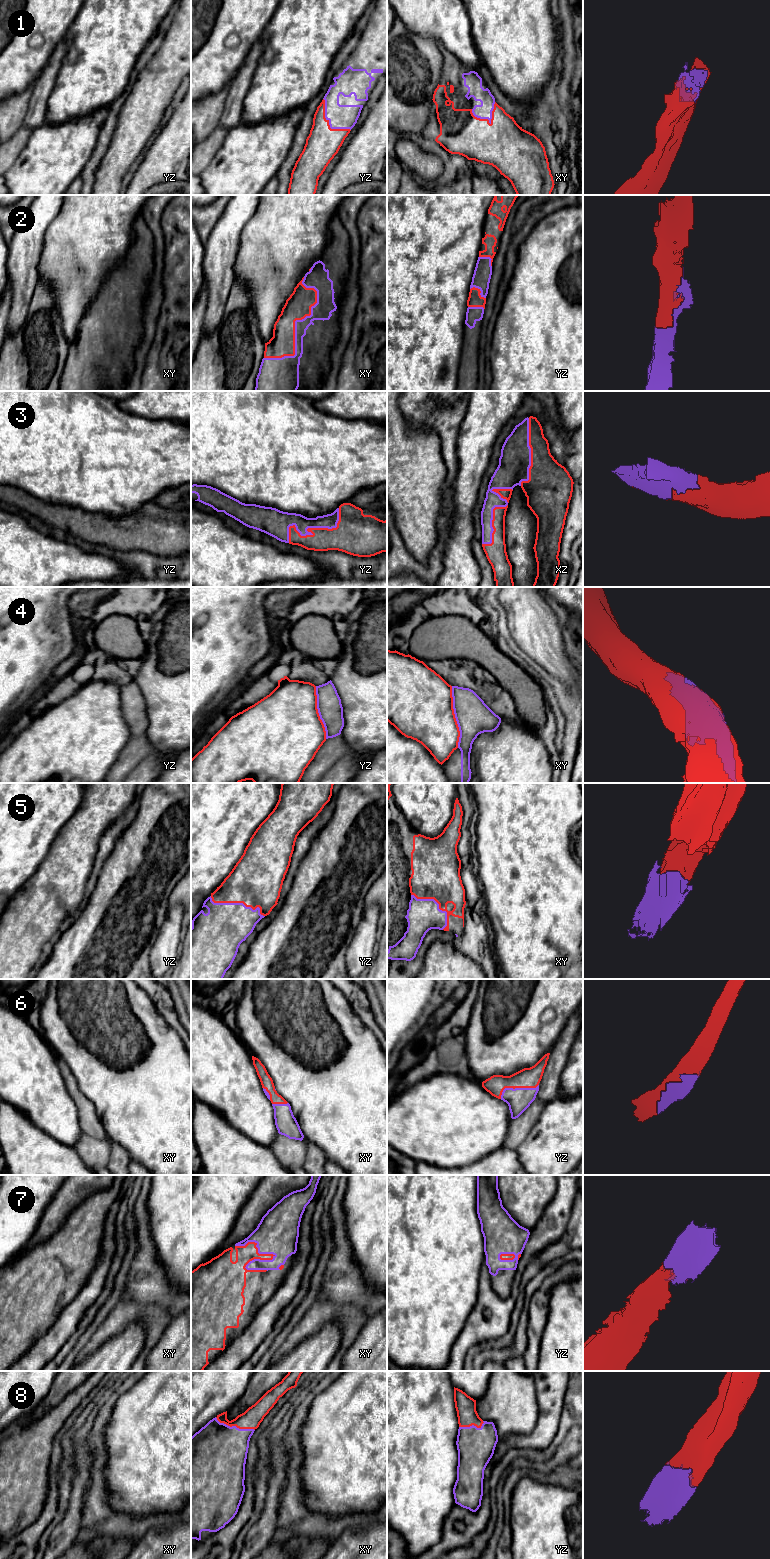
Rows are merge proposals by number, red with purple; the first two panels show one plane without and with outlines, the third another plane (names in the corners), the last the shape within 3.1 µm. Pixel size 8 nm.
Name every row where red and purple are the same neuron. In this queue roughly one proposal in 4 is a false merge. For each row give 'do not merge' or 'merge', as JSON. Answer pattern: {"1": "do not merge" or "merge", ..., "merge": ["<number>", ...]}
{"1": "merge", "2": "merge", "3": "merge", "4": "do not merge", "5": "merge", "6": "merge", "7": "merge", "8": "merge", "merge": ["1", "2", "3", "5", "6", "7", "8"]}

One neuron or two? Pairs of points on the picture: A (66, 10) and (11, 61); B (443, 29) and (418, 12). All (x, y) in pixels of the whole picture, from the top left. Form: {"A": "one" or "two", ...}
{"A": "one", "B": "one"}

